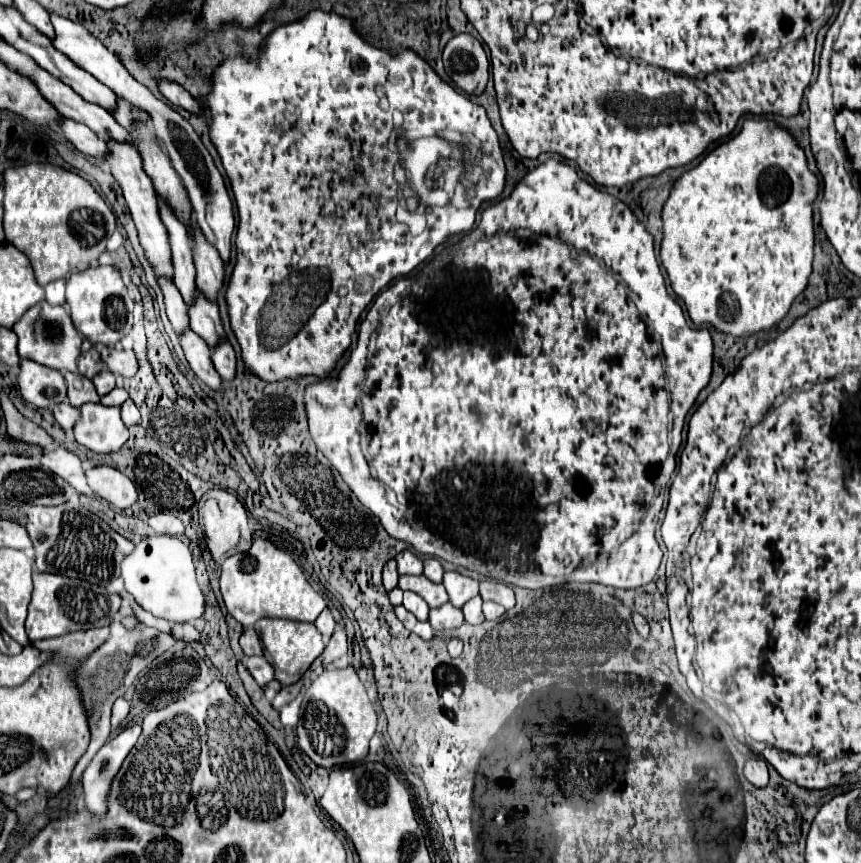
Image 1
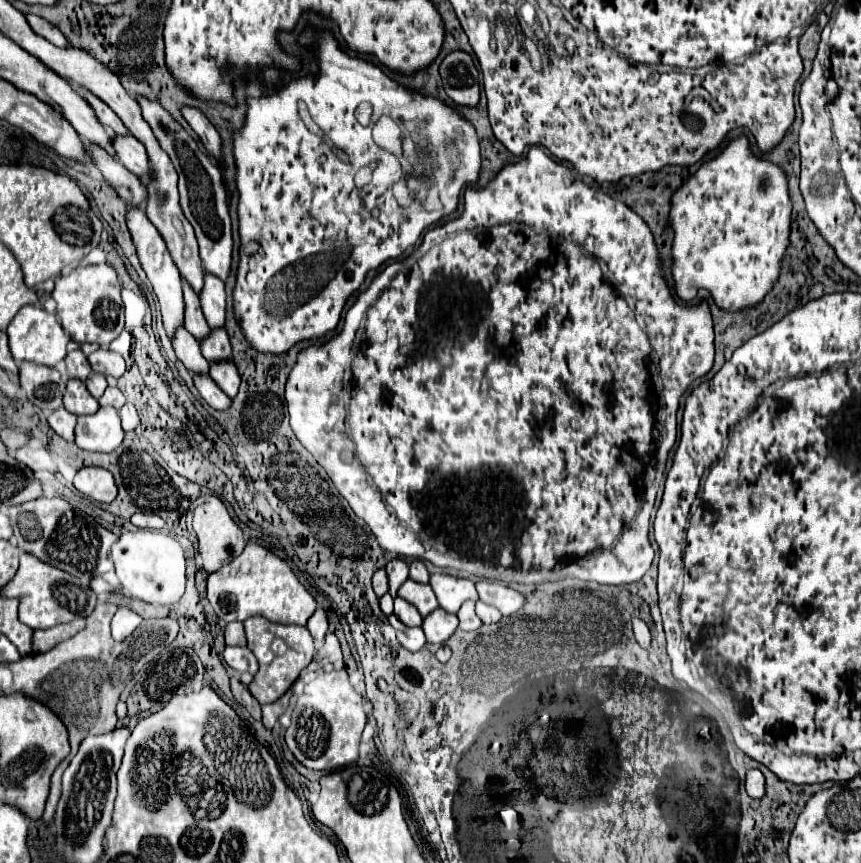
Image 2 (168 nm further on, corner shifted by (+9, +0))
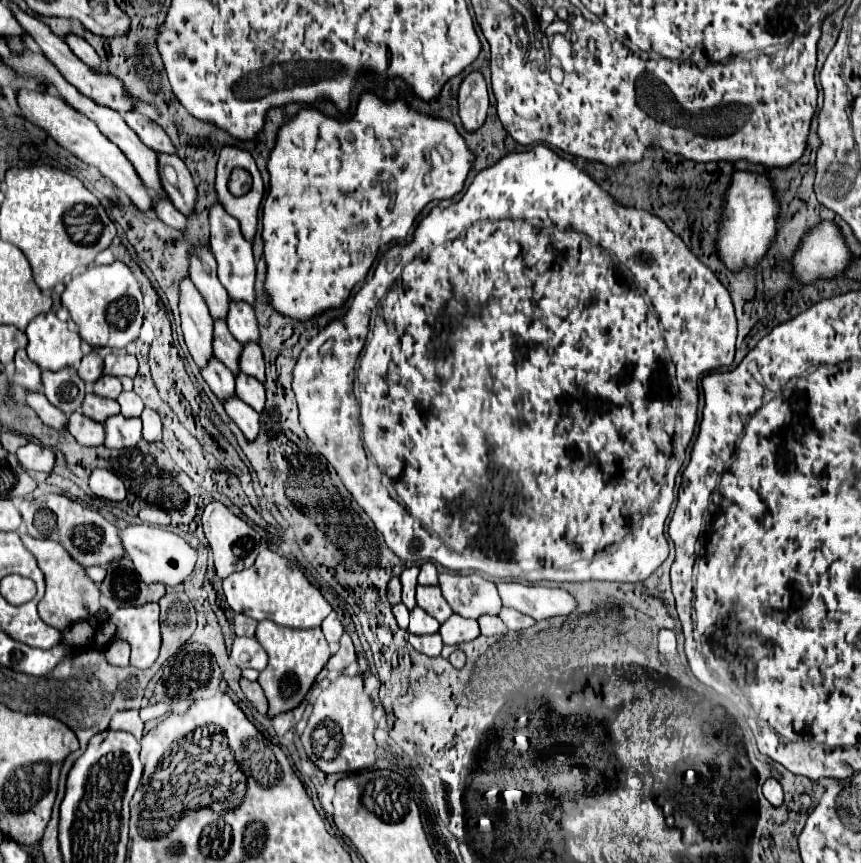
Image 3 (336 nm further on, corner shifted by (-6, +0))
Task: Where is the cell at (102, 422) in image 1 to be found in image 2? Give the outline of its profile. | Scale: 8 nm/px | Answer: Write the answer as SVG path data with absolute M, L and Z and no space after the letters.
M101 407L93 415L81 415L77 423L77 447L85 451L109 453L123 441L123 427L119 411L113 407Z

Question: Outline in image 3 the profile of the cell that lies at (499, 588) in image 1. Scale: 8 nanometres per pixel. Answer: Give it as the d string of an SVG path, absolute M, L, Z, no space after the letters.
M498 583L498 593L504 607L512 607L524 615L530 615L536 621L568 615L576 609L576 601L564 589L550 589L540 585L524 583Z

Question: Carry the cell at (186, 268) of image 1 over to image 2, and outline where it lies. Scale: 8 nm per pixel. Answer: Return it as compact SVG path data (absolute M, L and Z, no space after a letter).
M183 283L183 295L185 295L185 329L195 337L195 339L205 339L211 329L203 317L201 305L199 305L199 297L193 295L193 289L189 287L189 283Z

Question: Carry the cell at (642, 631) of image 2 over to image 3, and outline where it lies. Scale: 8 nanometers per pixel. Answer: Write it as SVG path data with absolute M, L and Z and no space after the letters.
M662 629L658 633L658 647L660 647L660 655L666 661L674 661L676 659L676 637L674 637L672 631Z

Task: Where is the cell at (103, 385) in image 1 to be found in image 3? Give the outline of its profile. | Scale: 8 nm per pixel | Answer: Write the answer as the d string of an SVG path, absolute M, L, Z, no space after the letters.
M102 375L96 383L94 383L94 393L106 399L116 399L122 393L122 383L118 377L112 375Z

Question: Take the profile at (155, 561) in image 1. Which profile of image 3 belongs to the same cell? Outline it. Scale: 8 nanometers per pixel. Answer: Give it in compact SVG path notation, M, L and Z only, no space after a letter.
M140 523L140 525L130 525L130 527L122 529L120 539L122 539L122 545L124 545L130 561L134 563L136 573L148 585L160 583L164 587L174 589L174 587L180 587L194 573L198 553L188 541L178 537L176 533L170 533L170 531L162 529L162 527Z

